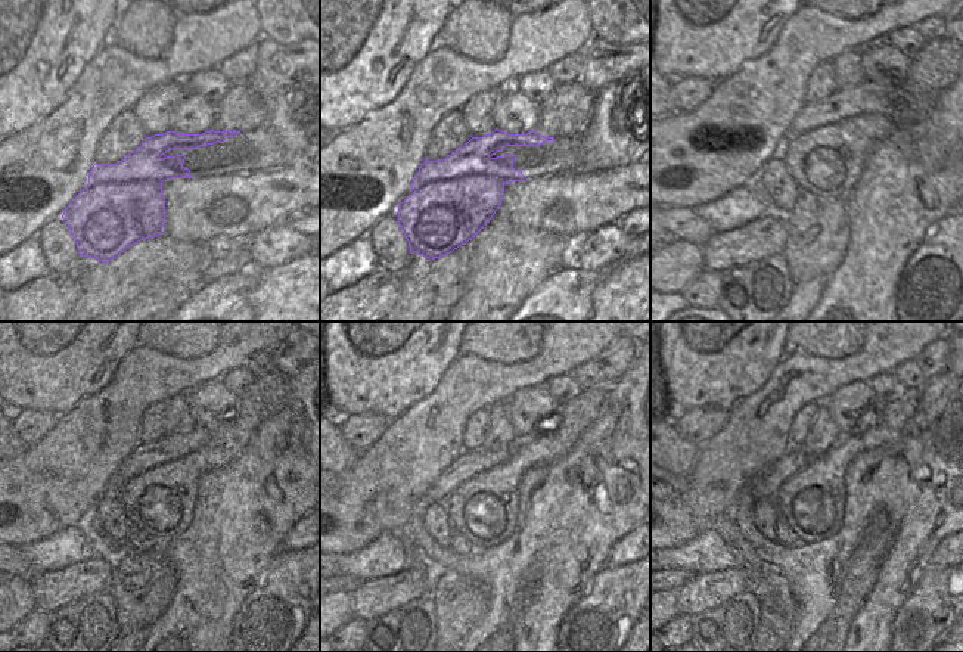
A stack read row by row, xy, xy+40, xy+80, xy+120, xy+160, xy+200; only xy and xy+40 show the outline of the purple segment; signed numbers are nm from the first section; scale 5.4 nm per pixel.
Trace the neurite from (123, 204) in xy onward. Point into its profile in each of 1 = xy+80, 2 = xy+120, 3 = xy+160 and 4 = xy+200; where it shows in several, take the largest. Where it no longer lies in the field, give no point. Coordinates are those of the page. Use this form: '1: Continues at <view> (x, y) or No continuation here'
1: Continues at xy+80 (820, 162)
2: Continues at xy+120 (158, 502)
3: Continues at xy+160 (485, 508)
4: Continues at xy+200 (813, 502).

